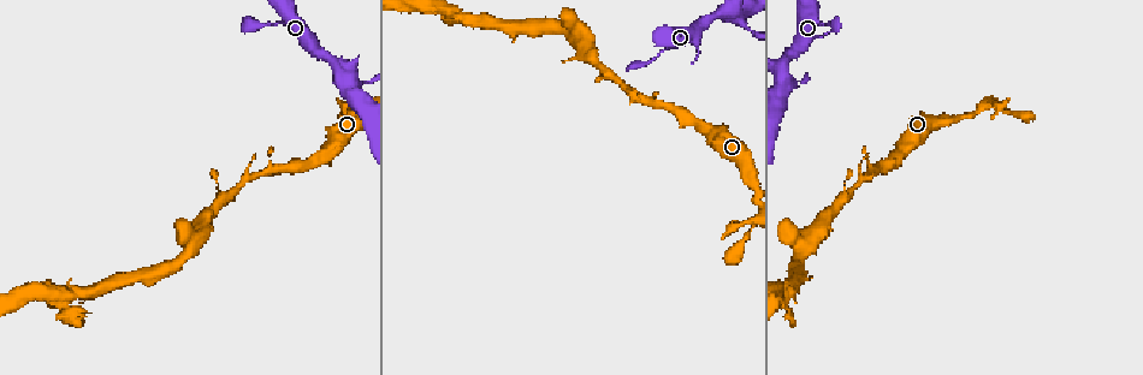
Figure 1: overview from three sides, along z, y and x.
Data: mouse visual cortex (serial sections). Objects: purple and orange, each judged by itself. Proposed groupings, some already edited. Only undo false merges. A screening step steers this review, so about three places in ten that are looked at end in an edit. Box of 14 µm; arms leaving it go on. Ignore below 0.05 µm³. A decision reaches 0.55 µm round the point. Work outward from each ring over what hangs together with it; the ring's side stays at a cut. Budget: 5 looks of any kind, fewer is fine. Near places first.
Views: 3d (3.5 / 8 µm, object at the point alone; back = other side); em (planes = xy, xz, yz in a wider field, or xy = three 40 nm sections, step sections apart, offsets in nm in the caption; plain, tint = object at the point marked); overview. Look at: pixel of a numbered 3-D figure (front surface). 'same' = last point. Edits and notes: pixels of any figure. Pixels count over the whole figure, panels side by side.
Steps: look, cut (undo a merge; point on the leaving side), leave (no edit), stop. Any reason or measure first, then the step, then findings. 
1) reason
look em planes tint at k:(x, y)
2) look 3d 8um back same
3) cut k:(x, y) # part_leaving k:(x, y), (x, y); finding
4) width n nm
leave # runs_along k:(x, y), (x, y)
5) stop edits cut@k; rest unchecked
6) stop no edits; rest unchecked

small branch off a trunk
look 3d 3.5um at 1:(741, 19)

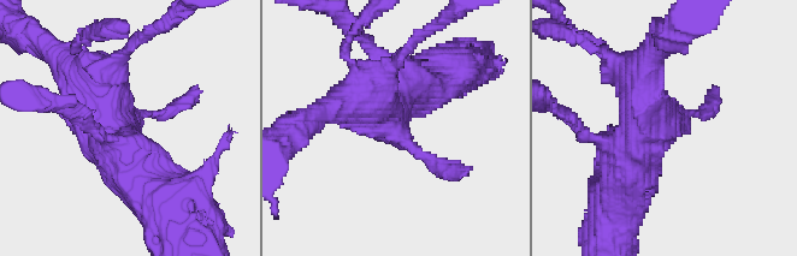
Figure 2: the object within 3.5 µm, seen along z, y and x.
shape alone is not enough
look em xy step 2 tint at 2:(396, 128)

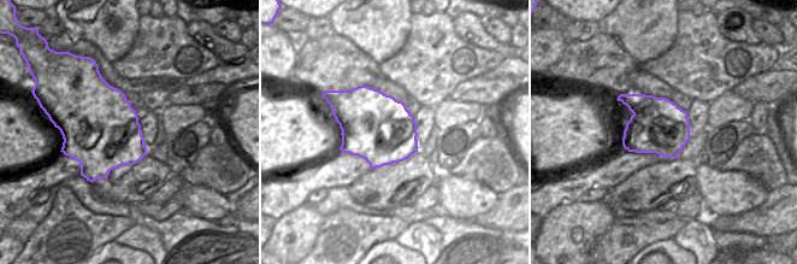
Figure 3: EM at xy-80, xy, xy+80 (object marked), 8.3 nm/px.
leave # all the same cell

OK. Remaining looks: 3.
small branch off a trunk
look 3d 3.5um at 1:(66, 293)

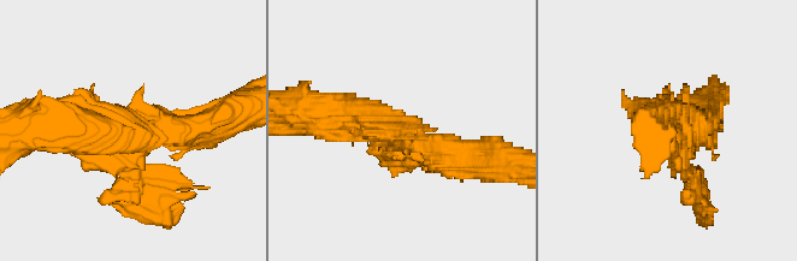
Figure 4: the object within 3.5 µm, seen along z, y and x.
look em xy step 2 tint at 4:(402, 140)

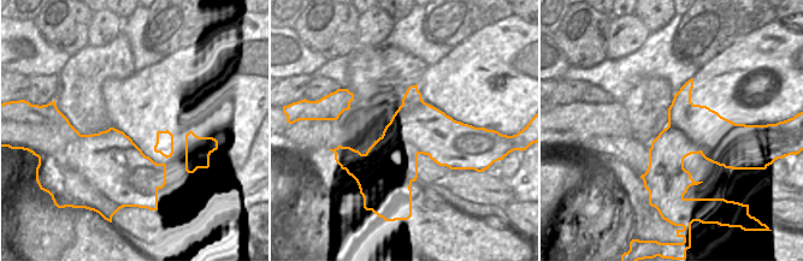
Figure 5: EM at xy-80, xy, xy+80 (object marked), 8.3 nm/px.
cut 4:(131, 191) # border 5:(68, 153), (92, 171), (135, 171); two cells meet here

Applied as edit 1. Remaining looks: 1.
stop edits cut@4; rest unchecked

